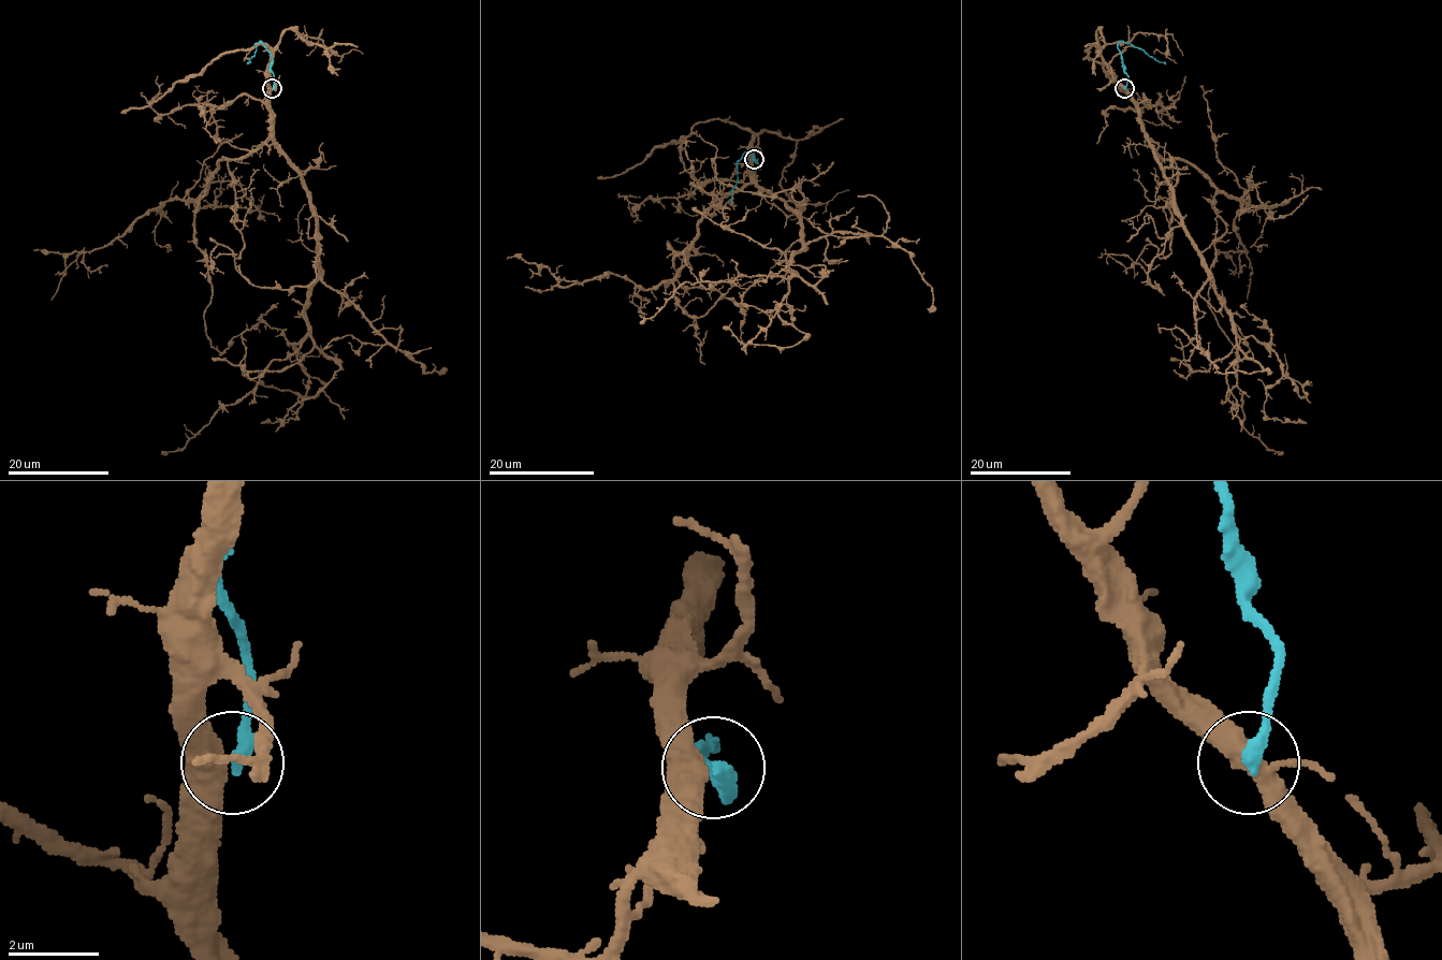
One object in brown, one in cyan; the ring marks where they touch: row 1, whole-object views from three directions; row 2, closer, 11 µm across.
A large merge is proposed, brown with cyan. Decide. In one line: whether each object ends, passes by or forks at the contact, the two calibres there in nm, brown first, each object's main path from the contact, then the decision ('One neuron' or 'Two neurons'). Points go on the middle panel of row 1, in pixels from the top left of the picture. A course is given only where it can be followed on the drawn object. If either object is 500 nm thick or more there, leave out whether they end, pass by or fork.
At the ring brown forks. At the ring cyan ends. Thickness 400 nm (brown) against 320 nm. Course of brown: (754, 160), (752, 177), (799, 218), (802, 247), (778, 315), (807, 337), (782, 347), (744, 344), (726, 325). Course of cyan: (755, 160), (748, 151), (737, 163), (738, 180), (728, 202). Two neurons

